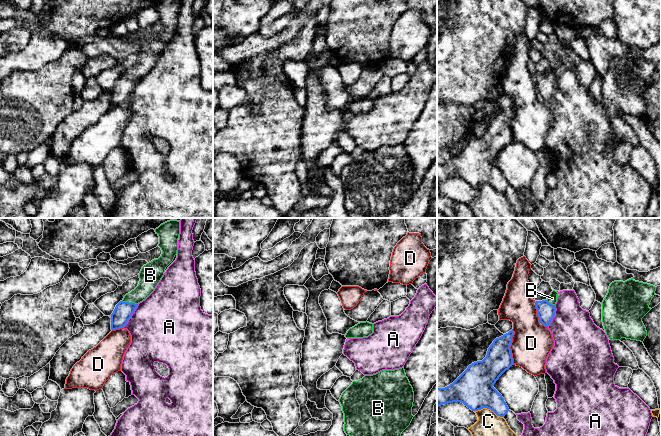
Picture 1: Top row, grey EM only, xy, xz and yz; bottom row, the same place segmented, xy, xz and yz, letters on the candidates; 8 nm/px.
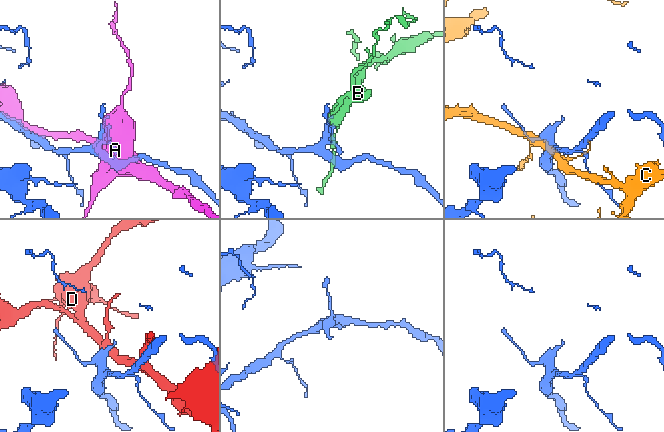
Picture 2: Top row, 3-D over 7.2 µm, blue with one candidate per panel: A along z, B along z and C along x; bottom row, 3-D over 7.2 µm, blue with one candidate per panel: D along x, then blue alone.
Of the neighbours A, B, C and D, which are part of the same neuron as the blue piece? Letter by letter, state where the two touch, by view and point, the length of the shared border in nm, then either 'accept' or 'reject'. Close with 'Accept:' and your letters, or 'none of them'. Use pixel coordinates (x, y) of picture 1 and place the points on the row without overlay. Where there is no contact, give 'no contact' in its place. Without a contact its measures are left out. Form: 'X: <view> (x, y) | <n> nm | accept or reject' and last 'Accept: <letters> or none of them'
A: xy (131, 91) | 240 nm | reject
B: xy (130, 79) | 130 nm | accept
C: yz (489, 184) | 240 nm | reject
D: yz (509, 123) | 280 nm | reject
Accept: B

